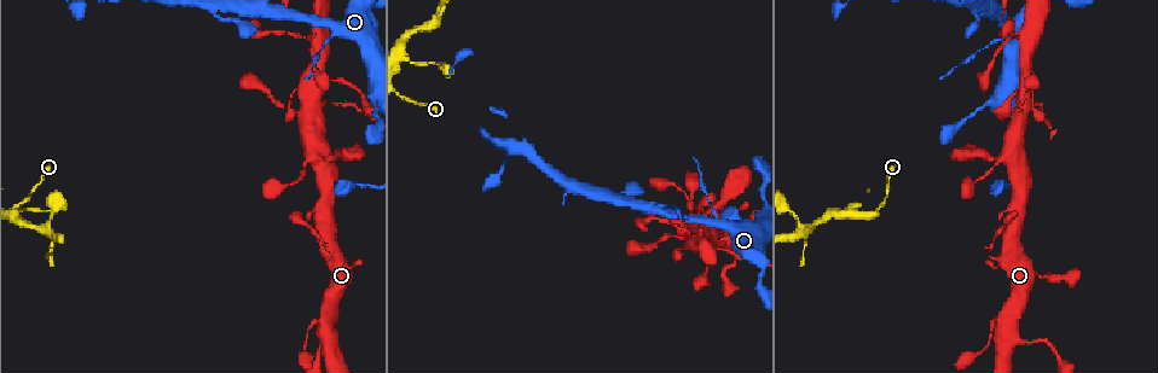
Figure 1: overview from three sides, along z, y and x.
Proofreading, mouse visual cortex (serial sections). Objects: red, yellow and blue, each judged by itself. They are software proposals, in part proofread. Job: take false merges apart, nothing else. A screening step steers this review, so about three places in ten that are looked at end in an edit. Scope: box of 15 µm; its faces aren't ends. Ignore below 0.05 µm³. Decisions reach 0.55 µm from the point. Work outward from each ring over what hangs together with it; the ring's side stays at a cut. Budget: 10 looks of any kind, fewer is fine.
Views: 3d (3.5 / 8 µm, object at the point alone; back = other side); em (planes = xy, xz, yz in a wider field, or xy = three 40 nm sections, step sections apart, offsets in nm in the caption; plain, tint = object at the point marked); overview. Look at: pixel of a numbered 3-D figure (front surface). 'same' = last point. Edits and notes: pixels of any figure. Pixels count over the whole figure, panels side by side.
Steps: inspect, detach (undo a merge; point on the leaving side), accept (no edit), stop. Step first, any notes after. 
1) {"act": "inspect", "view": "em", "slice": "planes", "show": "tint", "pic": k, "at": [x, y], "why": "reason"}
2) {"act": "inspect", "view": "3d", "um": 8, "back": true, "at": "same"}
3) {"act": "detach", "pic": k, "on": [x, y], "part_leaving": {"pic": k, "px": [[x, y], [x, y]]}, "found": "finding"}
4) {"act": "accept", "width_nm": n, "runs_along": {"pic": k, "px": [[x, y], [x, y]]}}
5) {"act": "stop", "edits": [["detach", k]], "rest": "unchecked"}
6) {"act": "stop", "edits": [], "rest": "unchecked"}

{"act": "inspect", "view": "3d", "um": 3.5, "pic": 1, "at": [413, 62], "why": "a narrow waist"}

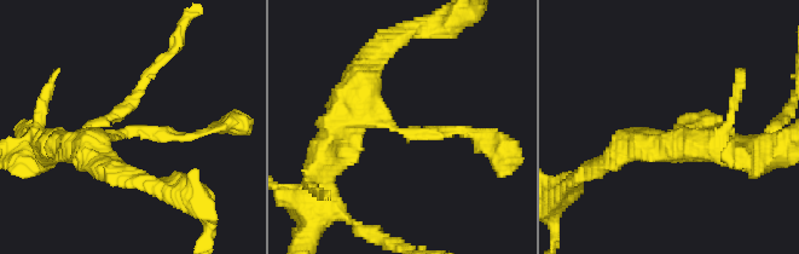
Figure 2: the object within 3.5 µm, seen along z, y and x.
{"act": "inspect", "view": "em", "slice": "xy", "step": 2, "show": "tint", "pic": 2, "at": [131, 127], "arm_widths_nm": [100, 350]}

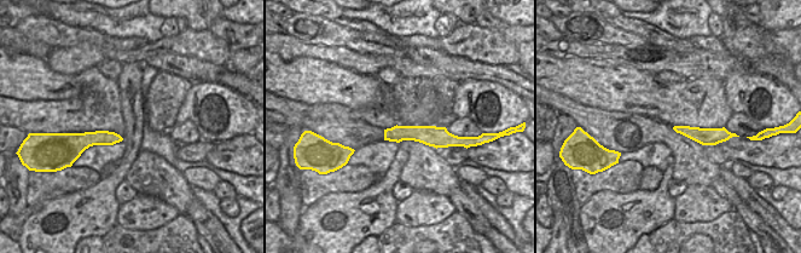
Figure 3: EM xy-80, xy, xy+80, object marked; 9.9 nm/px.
{"act": "accept", "runs_along": {"pic": 3, "px": [[387, 132], [423, 133], [451, 139]]}, "found": "all the same cell"}

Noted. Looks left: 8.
{"act": "inspect", "view": "3d", "um": 3.5, "pic": 1, "at": [47, 230], "why": "branch point"}

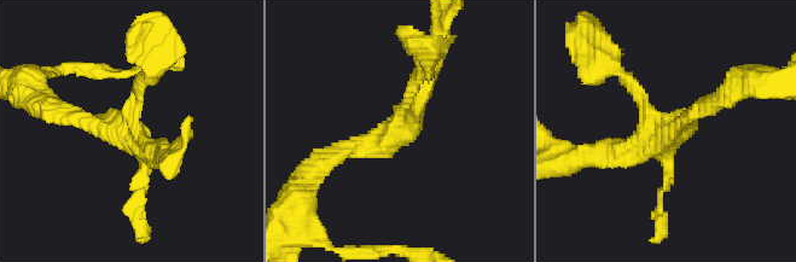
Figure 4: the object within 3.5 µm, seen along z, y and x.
{"act": "inspect", "view": "em", "slice": "xy", "step": 2, "show": "tint", "pic": 4, "at": [667, 129]}

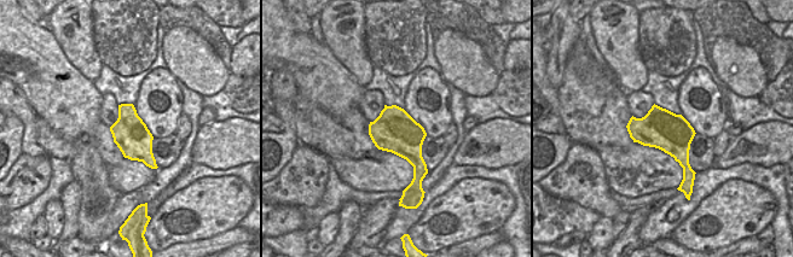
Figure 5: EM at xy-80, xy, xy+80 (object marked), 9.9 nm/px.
{"act": "accept", "width_nm": 440, "runs_along": {"pic": 4, "px": [[329, 156], [395, 132], [418, 76]]}, "found": "all the same cell"}

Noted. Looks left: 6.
{"act": "inspect", "view": "3d", "um": 3.5, "back": true, "pic": 1, "at": [333, 102], "why": "thick turns thin"}

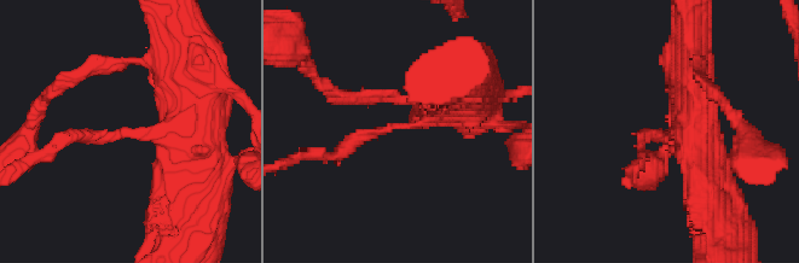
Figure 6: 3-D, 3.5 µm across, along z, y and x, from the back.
{"act": "inspect", "view": "em", "slice": "xy", "step": 3, "show": "tint", "pic": 6, "at": [125, 135], "arm_widths_nm": [200, 600]}

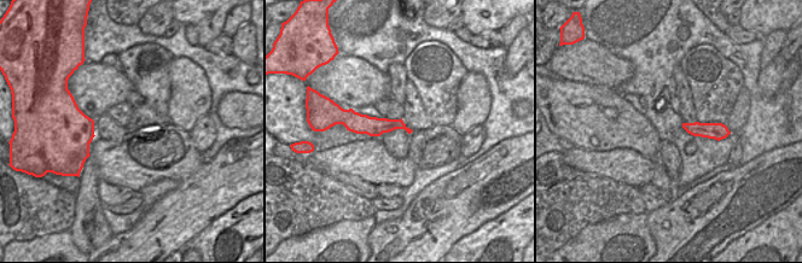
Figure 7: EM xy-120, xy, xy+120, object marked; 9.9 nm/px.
{"act": "accept", "width_nm": 190, "runs_along": {"pic": 6, "px": [[470, 100], [325, 156]]}, "found": "one cell here"}

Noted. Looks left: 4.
{"act": "inspect", "view": "3d", "um": 8, "pic": 1, "at": [998, 36], "why": "sudden change in width"}

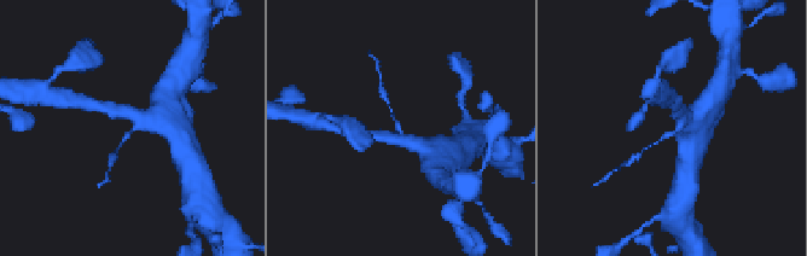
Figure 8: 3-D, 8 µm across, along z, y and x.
{"act": "inspect", "view": "em", "slice": "xy", "step": 5, "show": "tint", "pic": 8, "at": [402, 132]}

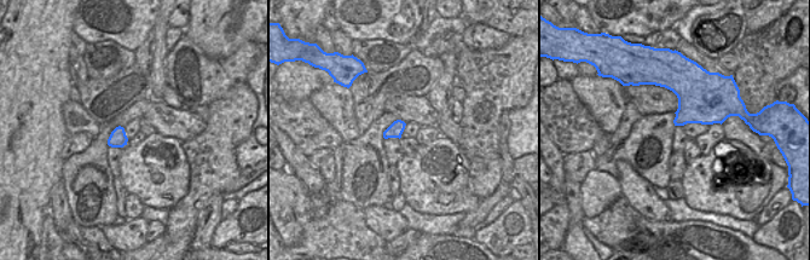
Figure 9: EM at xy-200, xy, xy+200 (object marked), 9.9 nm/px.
{"act": "detach", "pic": 8, "on": [125, 138], "found": "a second cell is stuck on"}

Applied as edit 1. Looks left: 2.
{"act": "stop", "edits": [["detach", 8]], "rest": "unchecked"}

